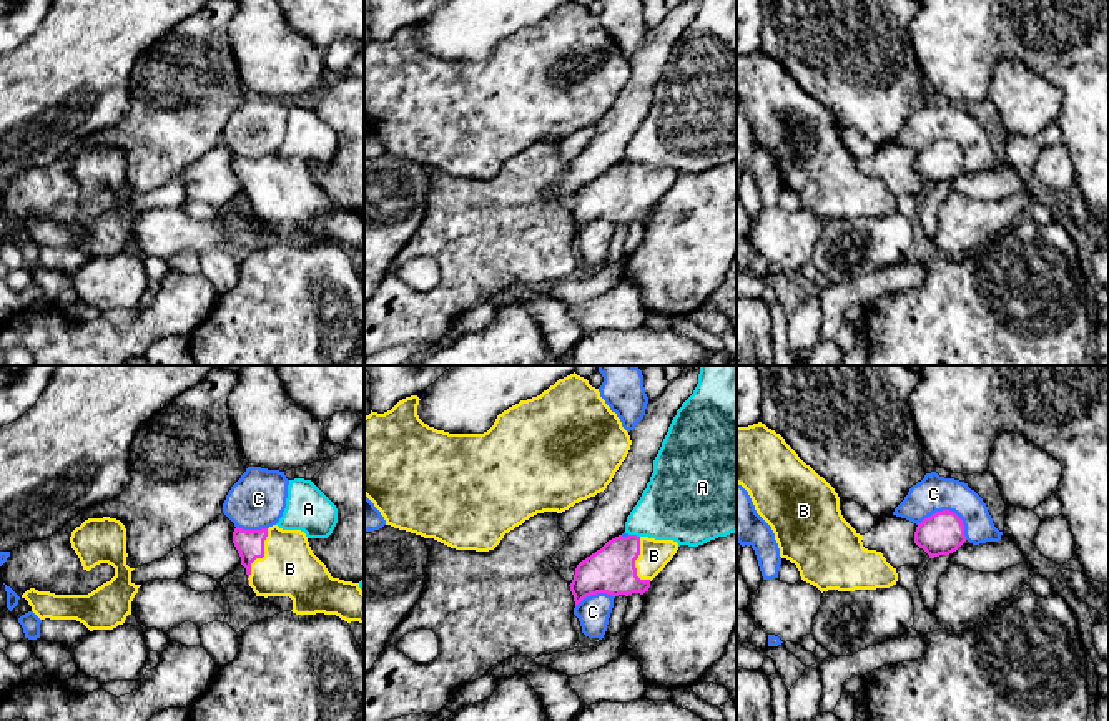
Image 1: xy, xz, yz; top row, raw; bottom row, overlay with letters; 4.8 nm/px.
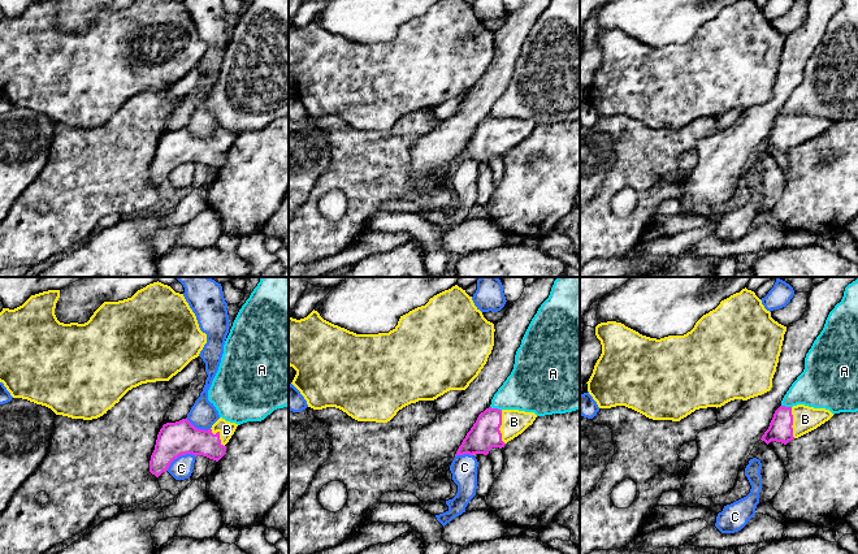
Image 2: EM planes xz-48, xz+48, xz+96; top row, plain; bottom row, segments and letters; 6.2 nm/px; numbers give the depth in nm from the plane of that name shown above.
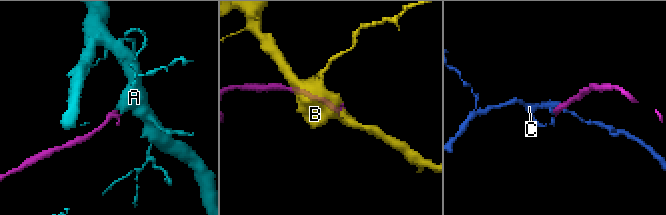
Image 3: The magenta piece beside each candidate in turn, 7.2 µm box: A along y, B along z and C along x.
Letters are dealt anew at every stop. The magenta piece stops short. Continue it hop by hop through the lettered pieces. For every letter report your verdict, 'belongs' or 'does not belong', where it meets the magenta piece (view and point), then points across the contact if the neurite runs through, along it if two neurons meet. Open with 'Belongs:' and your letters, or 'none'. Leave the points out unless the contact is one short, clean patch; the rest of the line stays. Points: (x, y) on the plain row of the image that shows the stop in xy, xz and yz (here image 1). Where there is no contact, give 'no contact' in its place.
Belongs: B
A: does not belong; contact xz (634, 163); border xz (629, 161), (639, 165)
B: belongs; contact xy (260, 185); way xy (250, 171), (260, 185), (273, 185), (290, 196)
C: does not belong; contact yz (948, 138)

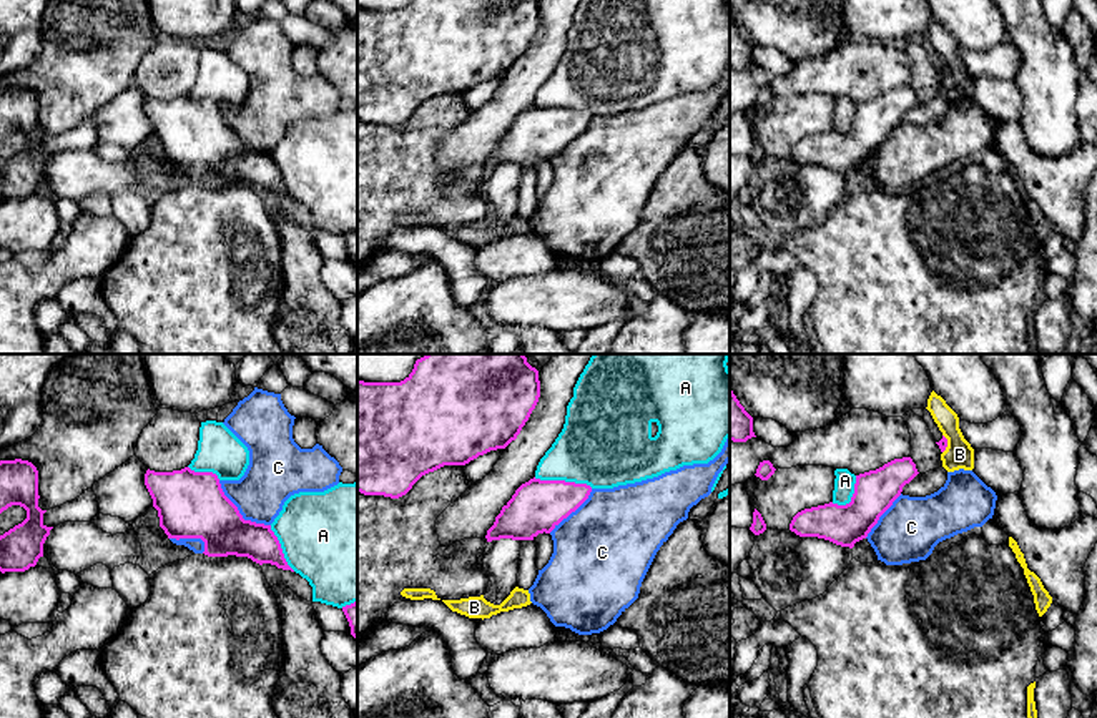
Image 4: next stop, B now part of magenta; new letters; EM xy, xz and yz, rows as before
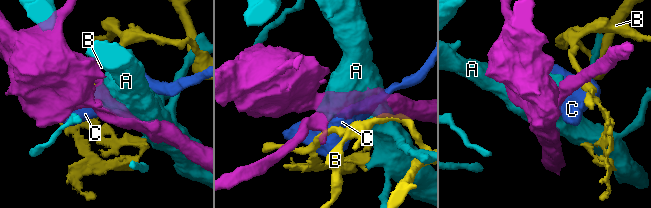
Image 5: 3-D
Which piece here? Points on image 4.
Belongs: none
A: does not belong; contact xz (564, 108)
B: does not belong; contact yz (946, 72); border yz (943, 62), (946, 67), (943, 80)
C: does not belong; contact xy (238, 140)

